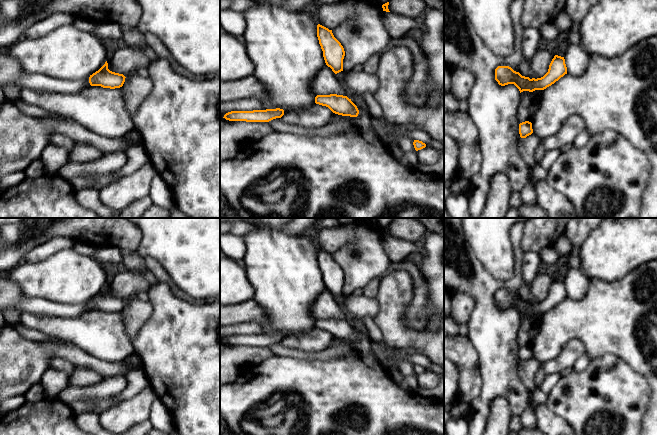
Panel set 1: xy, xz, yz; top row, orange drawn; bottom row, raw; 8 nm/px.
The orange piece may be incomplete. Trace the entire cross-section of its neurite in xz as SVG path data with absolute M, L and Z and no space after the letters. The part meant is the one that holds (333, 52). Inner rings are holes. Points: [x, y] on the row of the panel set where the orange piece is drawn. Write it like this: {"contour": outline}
{"contour": "M318 24L317 37L323 51L325 63L337 74L343 71L345 51L341 43L334 37L332 30Z"}

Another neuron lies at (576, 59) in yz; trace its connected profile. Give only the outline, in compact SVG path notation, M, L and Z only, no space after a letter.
M570 44L564 56L567 73L581 76L587 70L590 55L578 45Z

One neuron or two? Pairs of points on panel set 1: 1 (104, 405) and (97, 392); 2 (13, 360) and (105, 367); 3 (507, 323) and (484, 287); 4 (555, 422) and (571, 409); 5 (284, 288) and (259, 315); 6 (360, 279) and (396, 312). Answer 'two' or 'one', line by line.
1: two
2: one
3: one
4: two
5: two
6: two

